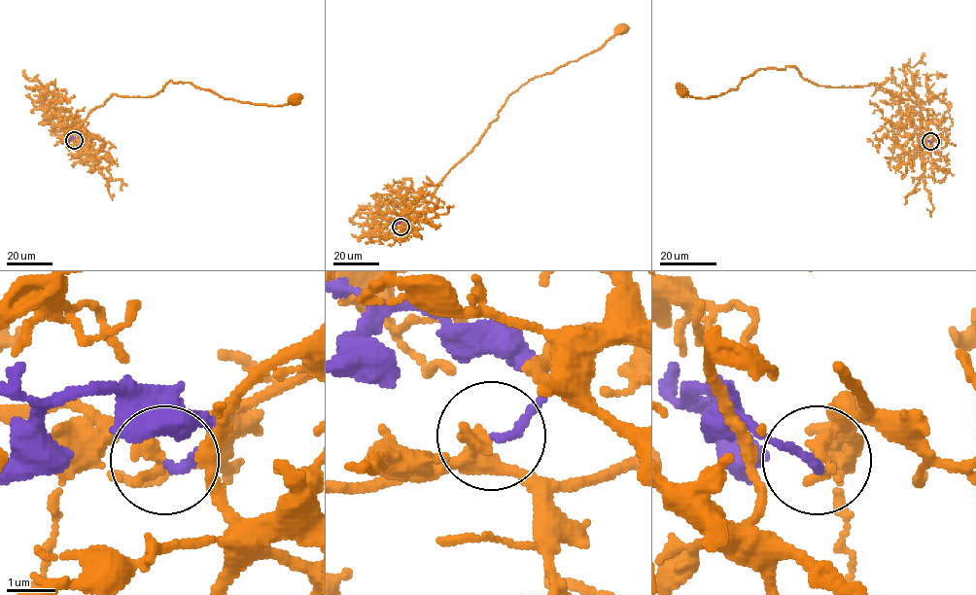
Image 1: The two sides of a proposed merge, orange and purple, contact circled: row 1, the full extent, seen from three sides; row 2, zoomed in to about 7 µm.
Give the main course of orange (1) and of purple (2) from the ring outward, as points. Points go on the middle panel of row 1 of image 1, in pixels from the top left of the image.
1: (400, 227), (410, 225), (404, 216), (415, 218), (512, 93), (599, 49), (623, 29)
2: (400, 227), (403, 224), (397, 220), (391, 223)

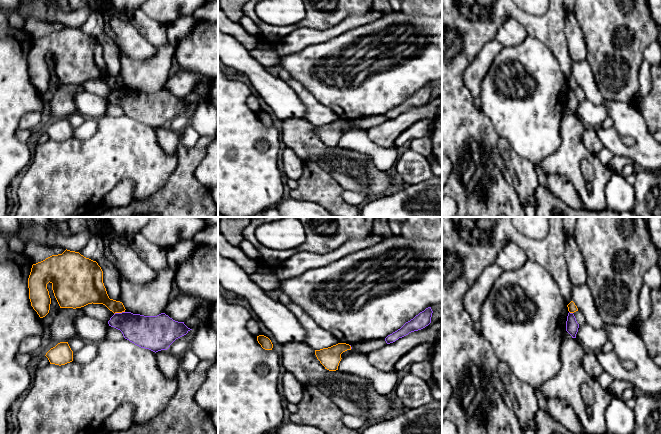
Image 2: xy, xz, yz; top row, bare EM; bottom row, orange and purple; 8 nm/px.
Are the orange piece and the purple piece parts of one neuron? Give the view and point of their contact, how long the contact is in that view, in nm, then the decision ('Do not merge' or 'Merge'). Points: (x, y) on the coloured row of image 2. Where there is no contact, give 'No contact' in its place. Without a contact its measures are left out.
Touches orange at xy (119, 312). Shared border 90 nm. Do not merge

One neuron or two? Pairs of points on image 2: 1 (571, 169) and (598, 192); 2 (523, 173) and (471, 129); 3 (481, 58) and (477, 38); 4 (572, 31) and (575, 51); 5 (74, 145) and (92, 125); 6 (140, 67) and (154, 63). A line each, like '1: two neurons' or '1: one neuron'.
1: one neuron
2: two neurons
3: two neurons
4: one neuron
5: two neurons
6: one neuron

